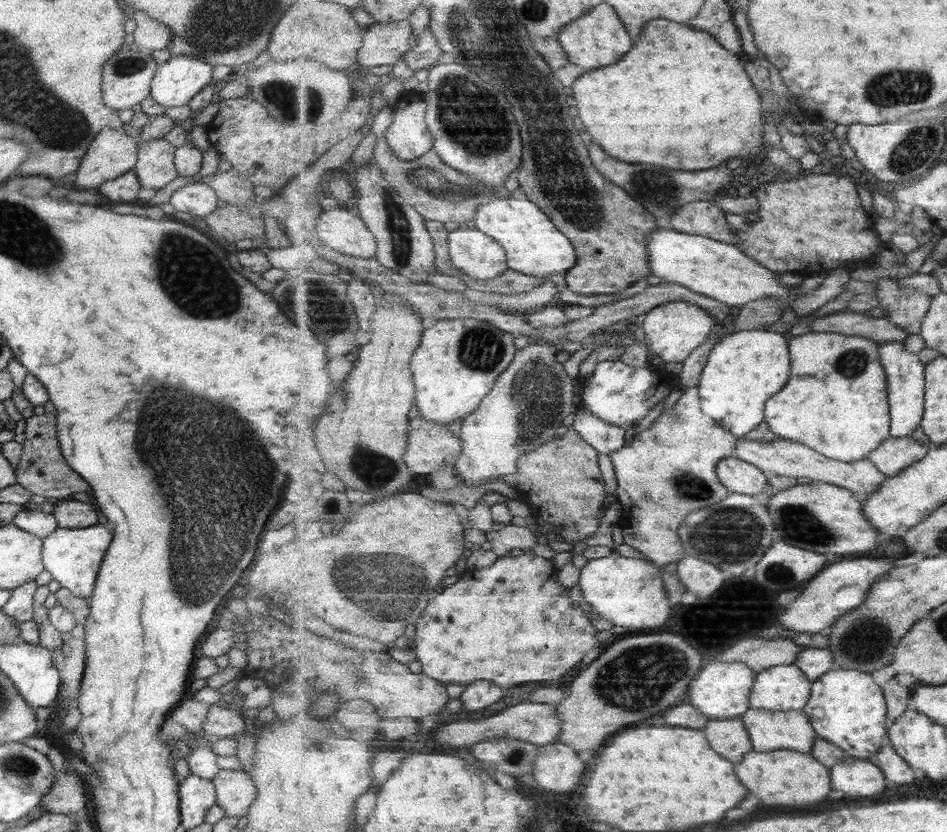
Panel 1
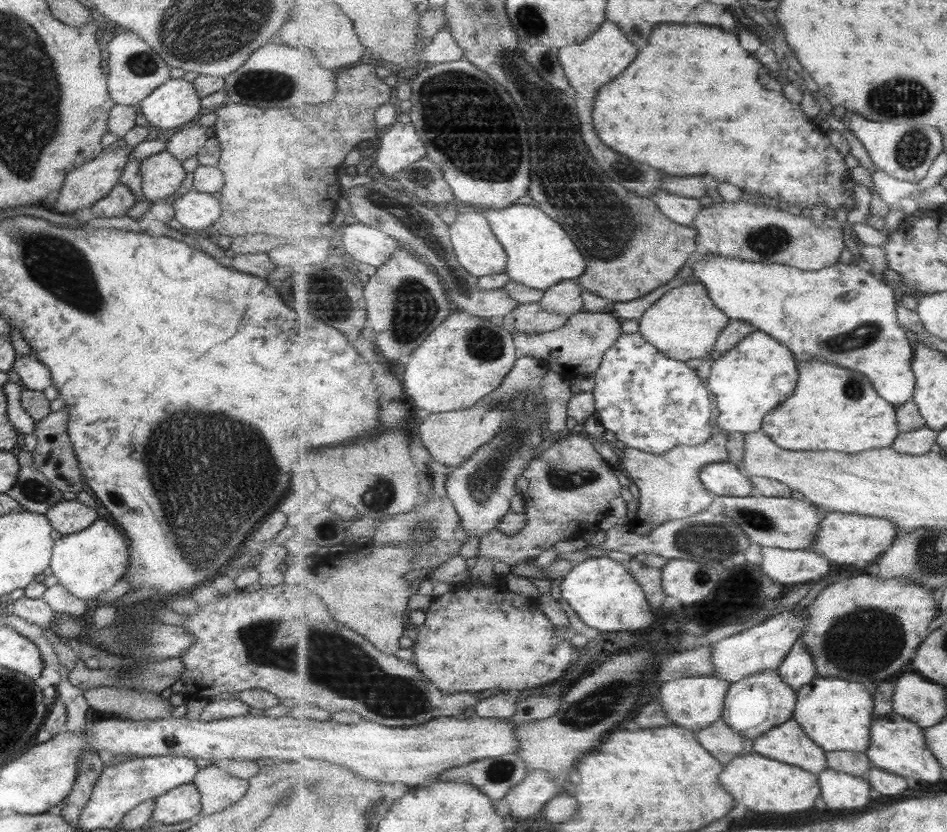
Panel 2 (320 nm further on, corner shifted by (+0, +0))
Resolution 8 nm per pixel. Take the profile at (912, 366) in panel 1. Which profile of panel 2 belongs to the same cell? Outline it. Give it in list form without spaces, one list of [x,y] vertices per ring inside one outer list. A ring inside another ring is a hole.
[[[697,258],[688,261],[694,277],[701,281],[713,302],[730,319],[743,320],[759,330],[777,338],[795,352],[801,362],[823,360],[849,370],[866,374],[874,383],[875,390],[895,406],[913,401],[917,388],[912,367],[915,352],[914,339],[899,322],[898,303],[893,288],[877,278],[863,263],[842,264],[823,270],[801,270],[796,266],[751,262],[741,258]]]

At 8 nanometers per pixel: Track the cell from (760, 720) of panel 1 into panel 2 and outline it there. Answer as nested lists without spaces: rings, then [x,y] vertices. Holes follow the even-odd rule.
[[[794,718],[754,739],[754,751],[779,762],[801,766],[815,774],[829,768],[826,750]]]

